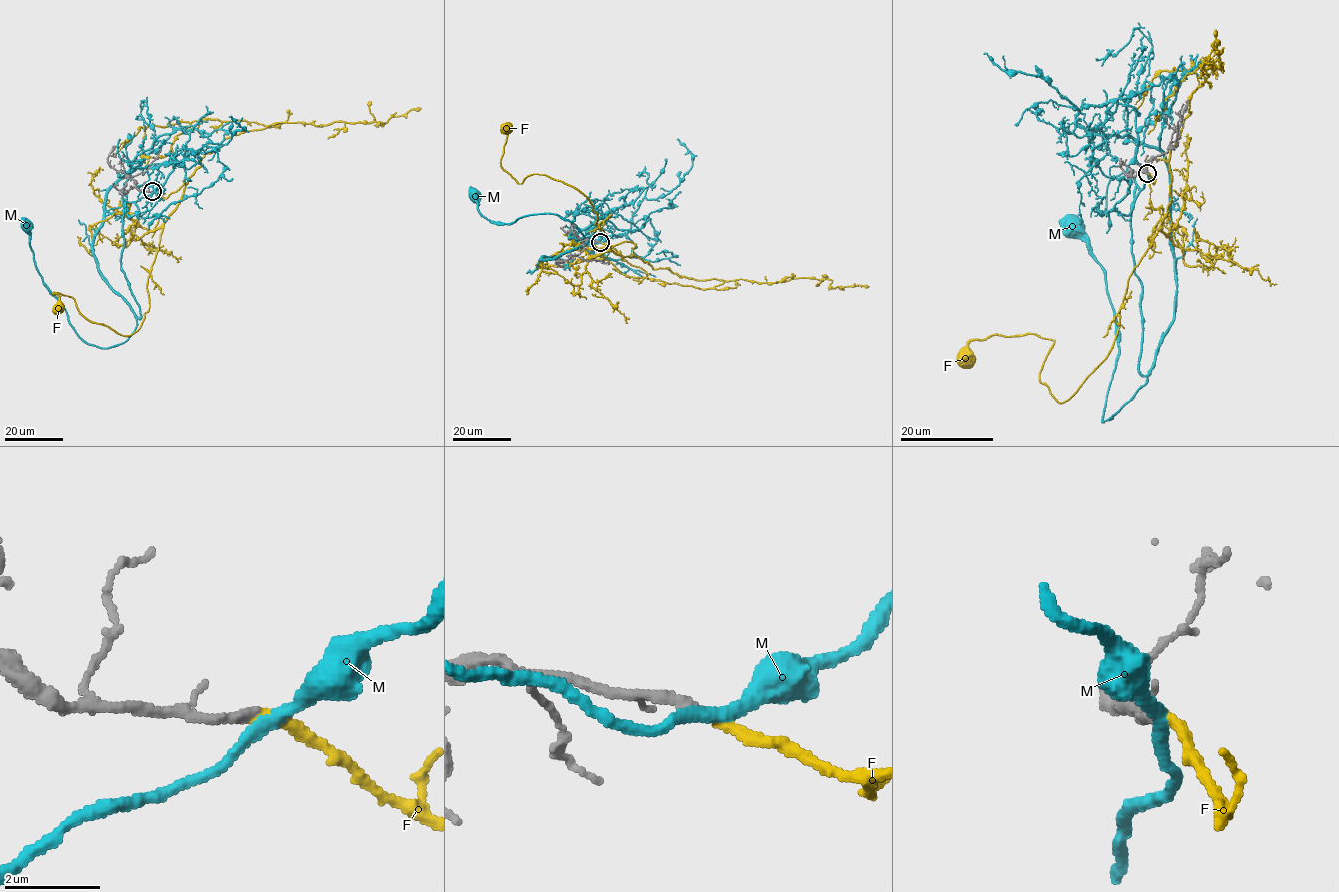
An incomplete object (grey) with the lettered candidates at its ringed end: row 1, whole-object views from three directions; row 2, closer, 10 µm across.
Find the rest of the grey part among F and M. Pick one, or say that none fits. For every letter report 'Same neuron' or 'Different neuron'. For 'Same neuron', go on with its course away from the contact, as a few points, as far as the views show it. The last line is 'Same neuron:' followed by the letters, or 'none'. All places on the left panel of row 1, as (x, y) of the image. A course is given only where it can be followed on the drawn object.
F: Same neuron. Its course: (151, 191), (167, 198), (187, 183), (163, 225), (141, 326), (118, 334), (53, 293), (58, 307)
M: Different neuron
Same neuron: F

